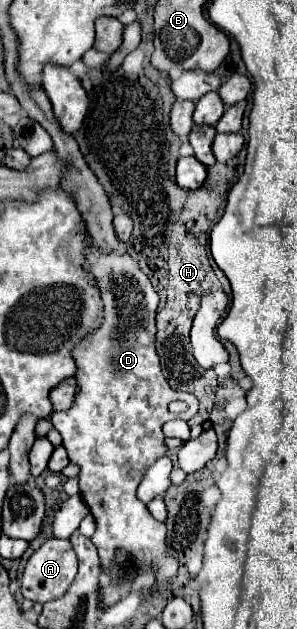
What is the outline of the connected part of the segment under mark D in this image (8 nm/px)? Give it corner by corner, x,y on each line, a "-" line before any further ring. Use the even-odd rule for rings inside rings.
86,234
84,268
96,280
104,316
102,324
72,348
78,392
72,408
56,412
50,416
50,422
62,436
68,460
80,466
80,494
96,520
92,542
98,548
102,570
120,574
120,568
114,566
114,552
118,548
126,550
138,566
144,562
144,552
150,550
158,578
168,582
178,572
178,560
166,554
166,526
146,512
146,504
136,498
136,488
154,460
166,454
162,424
174,418
189,421
198,412
198,400
194,394
172,390
162,376
154,346
158,294
138,262
126,256
126,252
102,252
92,236
-
172,400
188,402
188,410
170,414
168,404

